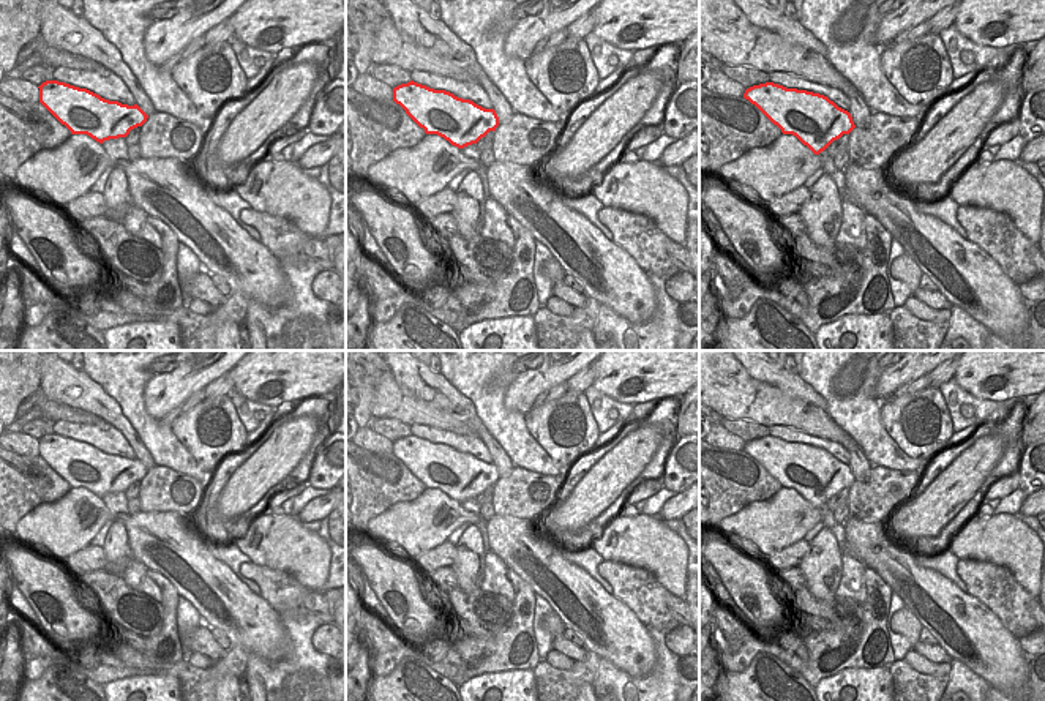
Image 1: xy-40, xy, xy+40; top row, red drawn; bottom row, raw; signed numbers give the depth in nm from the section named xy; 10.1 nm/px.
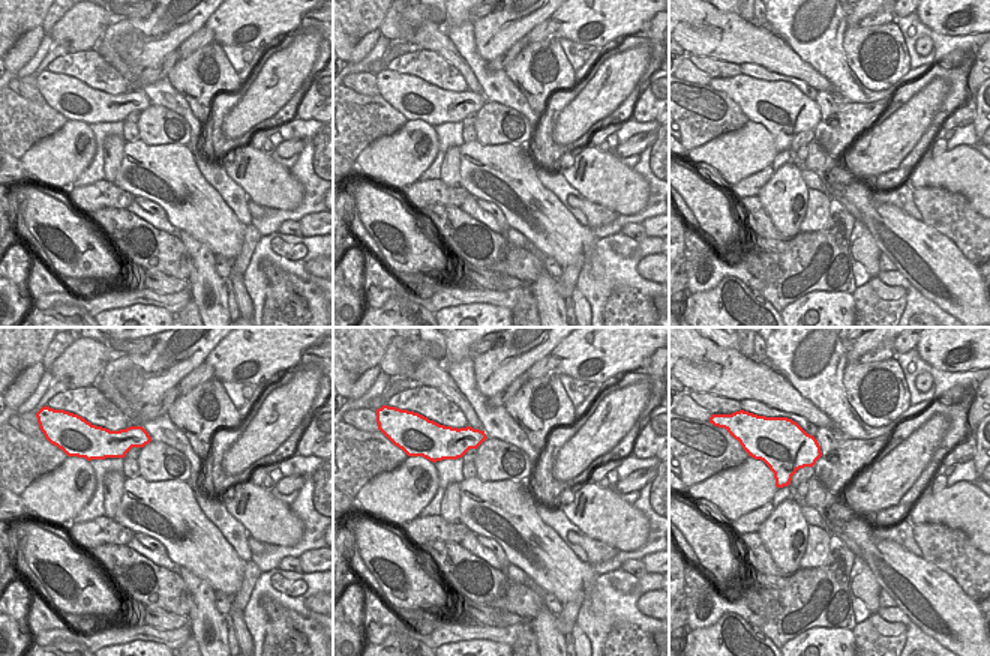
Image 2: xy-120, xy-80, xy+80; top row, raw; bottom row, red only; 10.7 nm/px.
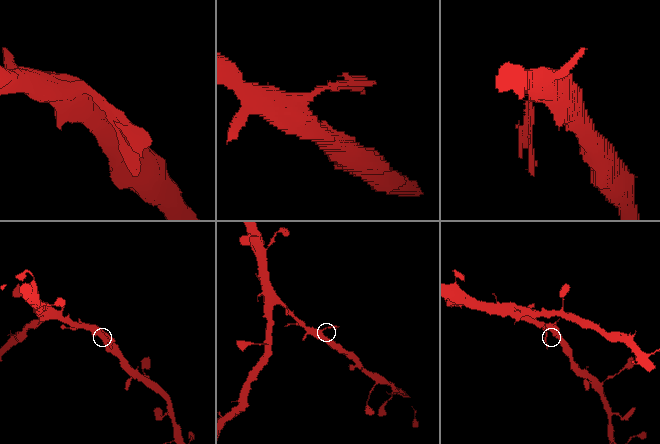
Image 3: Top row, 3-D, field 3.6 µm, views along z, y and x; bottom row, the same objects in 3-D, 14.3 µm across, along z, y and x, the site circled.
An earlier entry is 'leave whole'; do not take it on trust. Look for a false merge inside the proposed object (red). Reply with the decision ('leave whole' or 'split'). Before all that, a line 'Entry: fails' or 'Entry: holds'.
Entry: fails
split

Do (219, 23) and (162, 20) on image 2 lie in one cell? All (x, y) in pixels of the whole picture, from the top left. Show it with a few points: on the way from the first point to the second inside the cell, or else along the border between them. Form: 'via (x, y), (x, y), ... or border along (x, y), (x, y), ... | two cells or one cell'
border along (210, 15), (204, 24) | two cells

